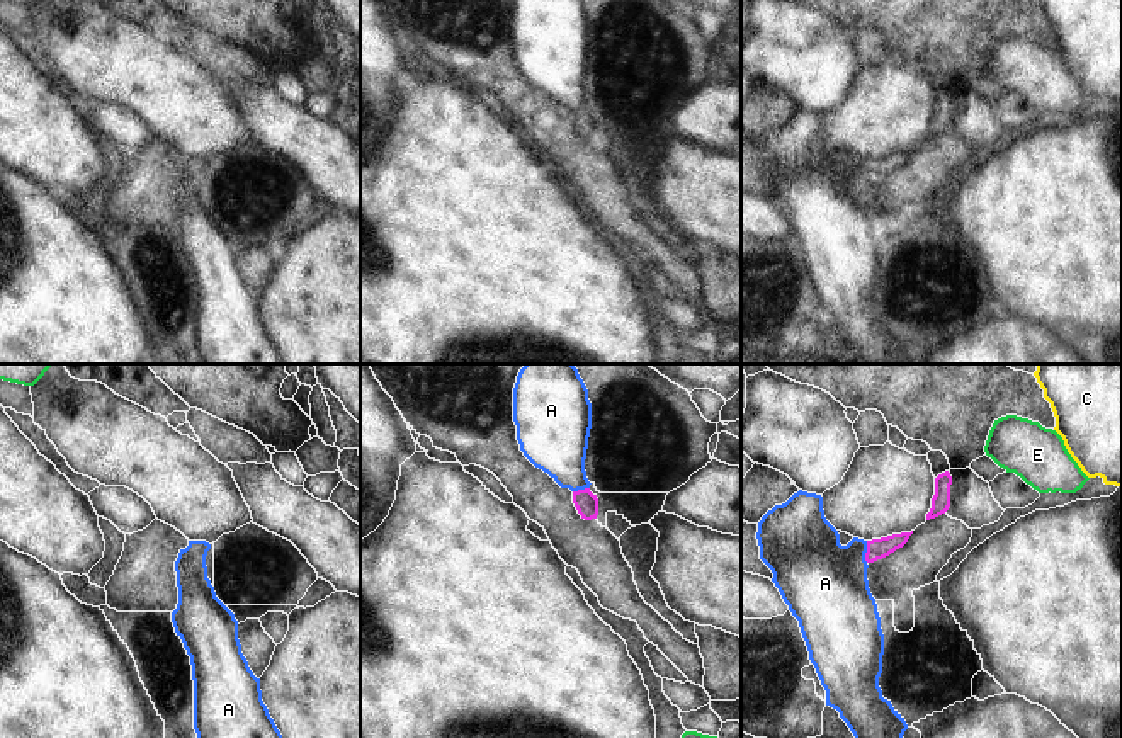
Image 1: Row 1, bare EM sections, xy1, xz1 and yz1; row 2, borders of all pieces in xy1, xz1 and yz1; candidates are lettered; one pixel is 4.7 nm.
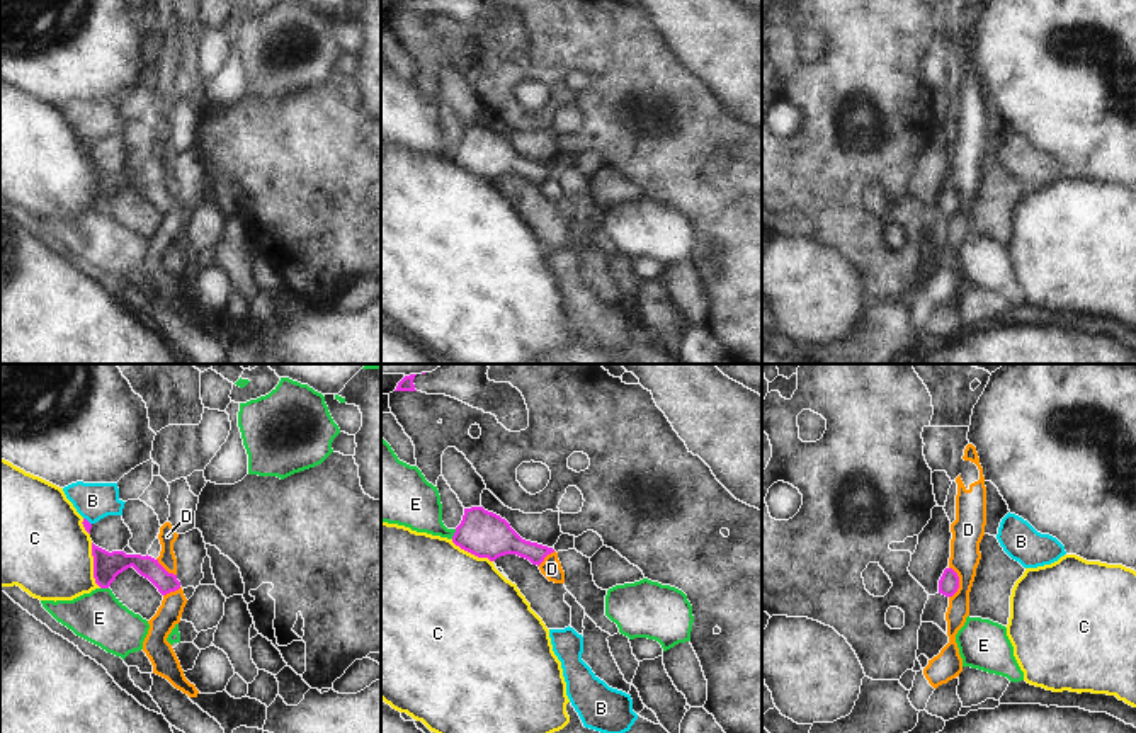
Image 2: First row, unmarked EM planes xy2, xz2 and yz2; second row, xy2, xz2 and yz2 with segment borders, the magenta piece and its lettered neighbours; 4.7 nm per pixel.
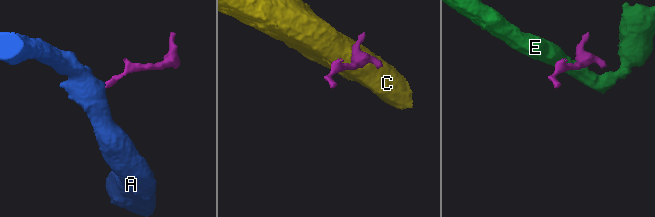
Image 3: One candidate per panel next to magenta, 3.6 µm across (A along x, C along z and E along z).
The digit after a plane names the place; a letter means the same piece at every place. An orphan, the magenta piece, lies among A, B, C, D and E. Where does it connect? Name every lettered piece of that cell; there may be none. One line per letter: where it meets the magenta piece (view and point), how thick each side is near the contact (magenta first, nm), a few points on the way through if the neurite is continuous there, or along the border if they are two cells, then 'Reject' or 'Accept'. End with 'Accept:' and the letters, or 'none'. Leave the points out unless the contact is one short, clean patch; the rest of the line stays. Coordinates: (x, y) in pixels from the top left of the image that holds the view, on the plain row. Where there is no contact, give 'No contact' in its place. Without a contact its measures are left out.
A: Touches magenta at yz1 (867, 170). Thickness 100 nm (magenta) against 380 nm. Path across: yz1 (878, 167), (867, 170), (827, 204). Accept
B: Touches magenta at xy2 (87, 140). Thickness 40 nm (magenta) against 180 nm. Boundary: xy2 (84, 136), (90, 143). Reject
C: Touches magenta at xy2 (94, 184). Thickness 130 nm (magenta) against 420 nm. Boundary: xy2 (90, 162), (92, 196), (101, 206). Reject
D: Touches magenta at yz2 (958, 201). Thickness 100 nm (magenta) against 150 nm. Boundary: yz2 (949, 186), (958, 196), (958, 210), (951, 216). Reject
E: Touches magenta at xz2 (454, 153). Thickness 220 nm (magenta) against 240 nm. Boundary: xz2 (456, 148), (451, 157). Reject
Accept: A

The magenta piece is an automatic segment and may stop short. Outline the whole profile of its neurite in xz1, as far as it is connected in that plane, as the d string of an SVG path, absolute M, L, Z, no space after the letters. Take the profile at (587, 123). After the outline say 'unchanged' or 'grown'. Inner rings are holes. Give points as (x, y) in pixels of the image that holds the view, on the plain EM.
M517 0L513 7L513 41L524 75L547 92L561 107L573 111L573 122L585 139L597 138L598 117L590 111L585 90L592 48L592 22L583 0Z; grown

